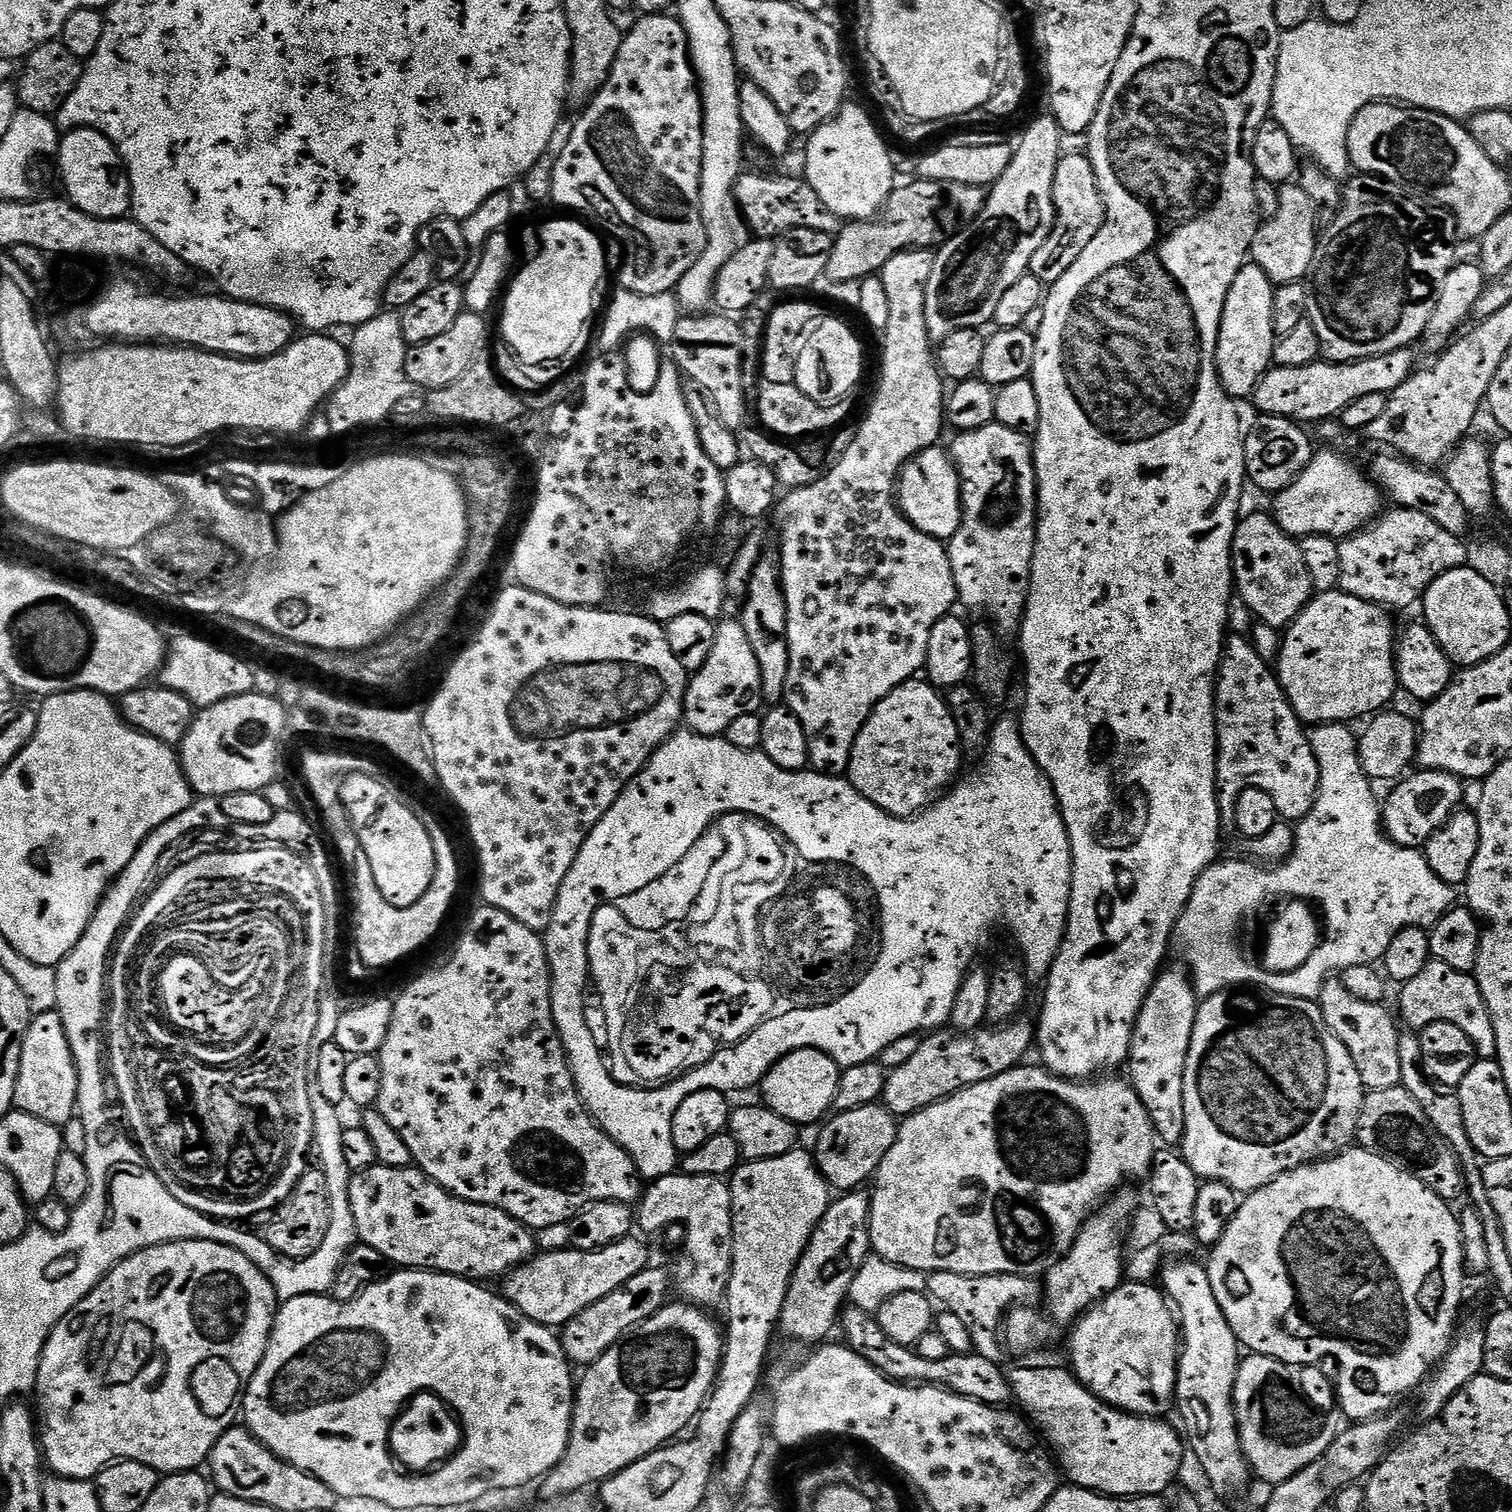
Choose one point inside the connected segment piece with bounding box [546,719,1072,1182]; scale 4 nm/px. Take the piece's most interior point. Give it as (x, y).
(830, 924)

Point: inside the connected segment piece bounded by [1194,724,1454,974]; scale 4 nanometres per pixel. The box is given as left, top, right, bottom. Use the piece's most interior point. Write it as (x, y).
(1376, 889)

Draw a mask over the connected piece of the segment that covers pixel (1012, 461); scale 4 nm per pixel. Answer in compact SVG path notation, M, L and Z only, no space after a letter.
M995 422L982 426L973 432L961 432L953 435L950 455L952 463L956 465L956 473L960 475L960 525L951 540L947 541L948 557L950 558L950 570L954 574L956 583L956 595L961 605L973 608L976 612L985 612L994 625L995 631L1000 634L1004 632L1019 633L1020 622L1024 619L1026 602L1028 601L1028 587L1030 586L1030 574L1032 573L1032 559L1034 558L1034 546L1036 545L1036 514L1038 505L1036 503L1036 466L1032 463L1033 445L1029 437L1018 434L1014 430L1006 430L1006 426Z

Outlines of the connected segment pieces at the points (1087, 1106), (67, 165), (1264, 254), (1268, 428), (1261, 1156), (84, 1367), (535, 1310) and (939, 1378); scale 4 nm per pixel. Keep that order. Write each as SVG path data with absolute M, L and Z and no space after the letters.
M1040 1066L1024 1067L1011 1068L1006 1074L998 1074L986 1082L978 1082L973 1088L963 1088L934 1106L915 1112L897 1127L894 1146L890 1146L890 1154L882 1158L874 1177L876 1189L871 1189L870 1192L872 1252L879 1259L925 1274L952 1271L964 1276L1018 1275L1040 1278L1060 1263L1060 1259L1072 1249L1080 1227L1088 1221L1097 1206L1103 1205L1123 1185L1120 1183L1127 1176L1132 1180L1143 1181L1152 1171L1152 1159L1158 1151L1158 1137L1152 1128L1146 1106L1142 1106L1142 1098L1138 1098L1136 1089L1127 1079L1100 1078L1095 1082L1063 1080L1061 1076L1053 1076Z
M73 128L60 141L60 176L64 179L67 199L73 208L99 220L119 220L129 215L132 187L116 148L93 128Z
M1289 182L1279 192L1276 213L1265 224L1263 221L1257 227L1252 238L1250 260L1272 279L1273 285L1295 284L1311 273L1318 229L1314 222L1314 212L1310 210L1310 198L1306 198L1306 190L1302 190L1299 183Z
M1265 415L1259 419L1249 432L1247 429L1244 436L1244 470L1251 483L1253 480L1262 491L1275 494L1289 488L1298 474L1302 474L1304 467L1313 458L1314 447L1311 438L1304 433L1307 431L1297 421Z
M1236 990L1229 994L1227 991L1216 992L1212 996L1201 999L1196 1010L1196 1021L1194 1022L1194 1034L1190 1038L1190 1050L1186 1058L1186 1078L1184 1079L1184 1105L1186 1106L1186 1126L1184 1130L1184 1139L1182 1141L1182 1155L1190 1166L1190 1170L1194 1170L1194 1174L1199 1176L1201 1181L1222 1182L1226 1186L1230 1186L1238 1194L1247 1194L1256 1192L1262 1186L1266 1186L1270 1182L1274 1182L1274 1178L1278 1178L1282 1174L1286 1174L1295 1168L1301 1168L1303 1164L1315 1164L1317 1160L1327 1160L1330 1156L1335 1156L1347 1149L1349 1145L1356 1139L1356 1131L1358 1130L1358 1118L1360 1111L1364 1105L1366 1089L1362 1078L1358 1074L1358 1066L1354 1066L1354 1058L1350 1058L1350 1050L1346 1050L1346 1046L1342 1046L1342 1042L1338 1042L1338 1038L1326 1026L1326 1022L1322 1018L1322 1010L1316 1000L1303 1000L1302 998L1294 998L1293 996L1283 996L1277 992L1271 994L1256 994L1260 996L1247 996L1247 991Z
M175 1240L169 1244L143 1248L118 1261L104 1275L102 1282L98 1282L98 1286L90 1290L90 1294L86 1294L86 1298L82 1298L82 1302L78 1302L78 1306L74 1306L74 1310L70 1310L70 1314L58 1322L58 1326L54 1326L42 1350L34 1392L37 1395L38 1439L47 1467L52 1467L56 1471L53 1473L65 1480L89 1482L95 1481L106 1465L114 1464L117 1460L142 1462L161 1474L197 1471L201 1467L199 1464L211 1457L218 1438L222 1438L222 1434L226 1434L241 1415L242 1382L251 1380L266 1354L277 1307L276 1291L266 1274L262 1274L262 1270L258 1270L258 1266L254 1266L246 1254L213 1240Z
M636 1234L627 1236L614 1246L606 1246L606 1250L583 1252L564 1246L561 1252L541 1251L527 1264L521 1264L503 1277L502 1295L517 1308L523 1319L543 1324L545 1328L559 1329L569 1324L578 1314L582 1314L586 1306L602 1302L606 1294L614 1294L618 1286L626 1286L626 1282L630 1282L634 1274L649 1267L648 1248L639 1238L641 1239Z
M855 1306L845 1307L841 1311L838 1328L839 1331L844 1331L843 1343L863 1360L870 1362L870 1366L874 1366L874 1370L881 1372L887 1380L897 1380L899 1384L913 1386L939 1386L959 1396L980 1400L983 1404L1004 1406L1012 1400L1012 1388L1008 1384L1007 1375L1003 1371L1000 1373L999 1363L988 1361L977 1354L949 1354L938 1362L929 1362L912 1348L886 1338L875 1315Z

